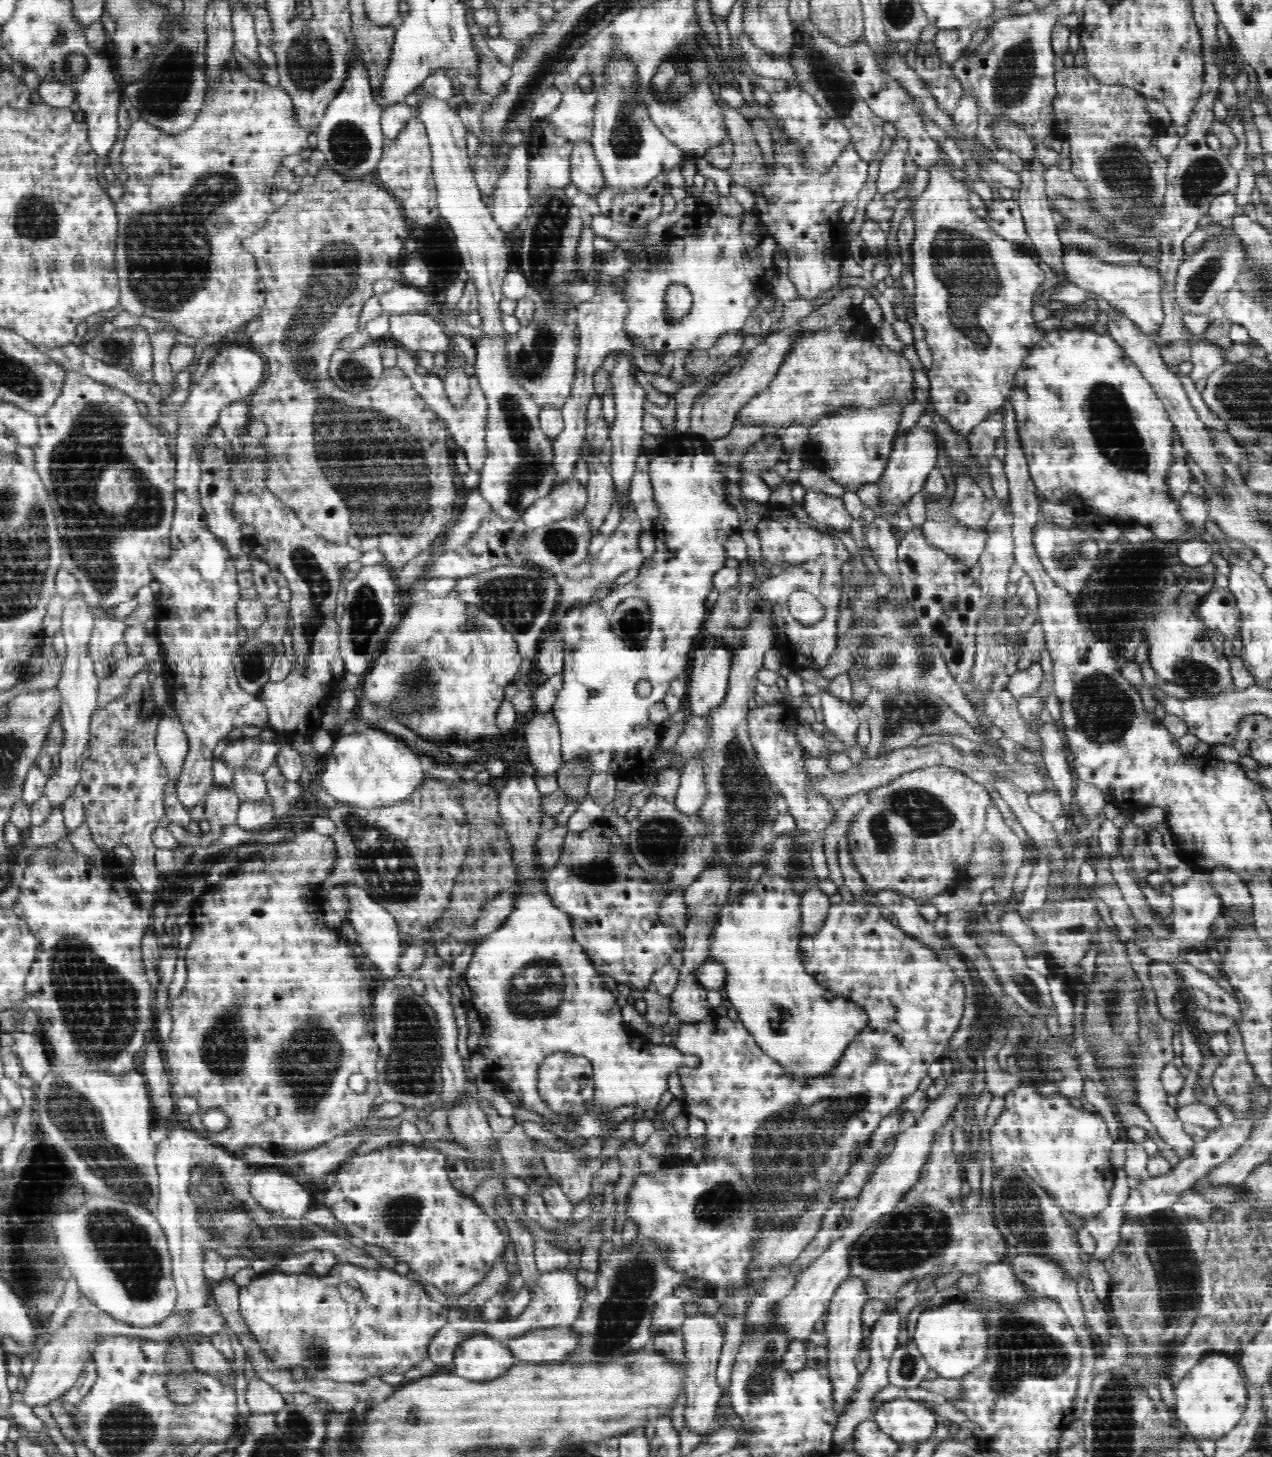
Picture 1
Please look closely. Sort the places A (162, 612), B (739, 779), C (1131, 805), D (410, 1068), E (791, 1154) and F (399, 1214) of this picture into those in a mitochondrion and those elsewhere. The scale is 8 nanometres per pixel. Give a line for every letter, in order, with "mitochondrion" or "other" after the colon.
A: other
B: mitochondrion
C: other
D: mitochondrion
E: mitochondrion
F: mitochondrion

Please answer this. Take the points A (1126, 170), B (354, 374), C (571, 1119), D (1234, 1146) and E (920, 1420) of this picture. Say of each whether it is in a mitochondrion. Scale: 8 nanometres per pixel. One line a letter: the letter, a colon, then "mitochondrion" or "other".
A: mitochondrion
B: mitochondrion
C: other
D: other
E: other

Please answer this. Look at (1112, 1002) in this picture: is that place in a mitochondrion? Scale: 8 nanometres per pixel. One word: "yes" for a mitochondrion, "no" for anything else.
yes

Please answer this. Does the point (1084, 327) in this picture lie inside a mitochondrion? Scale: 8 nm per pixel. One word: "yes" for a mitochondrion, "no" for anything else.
no

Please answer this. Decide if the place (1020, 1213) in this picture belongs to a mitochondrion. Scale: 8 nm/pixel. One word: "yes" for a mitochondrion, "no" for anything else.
yes

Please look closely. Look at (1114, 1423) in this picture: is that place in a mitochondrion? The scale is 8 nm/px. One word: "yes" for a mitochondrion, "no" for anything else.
yes

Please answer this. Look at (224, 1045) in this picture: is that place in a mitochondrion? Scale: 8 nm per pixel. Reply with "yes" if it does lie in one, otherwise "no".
yes

